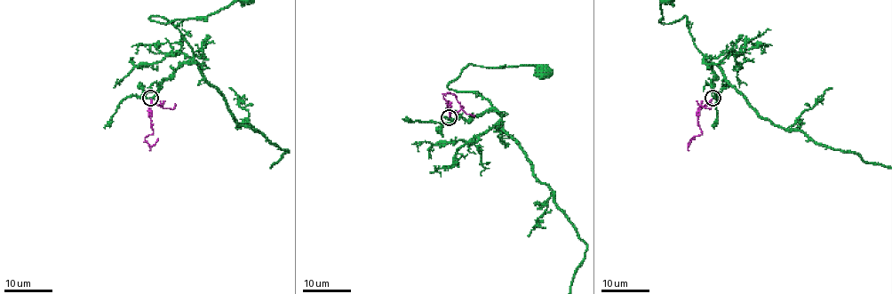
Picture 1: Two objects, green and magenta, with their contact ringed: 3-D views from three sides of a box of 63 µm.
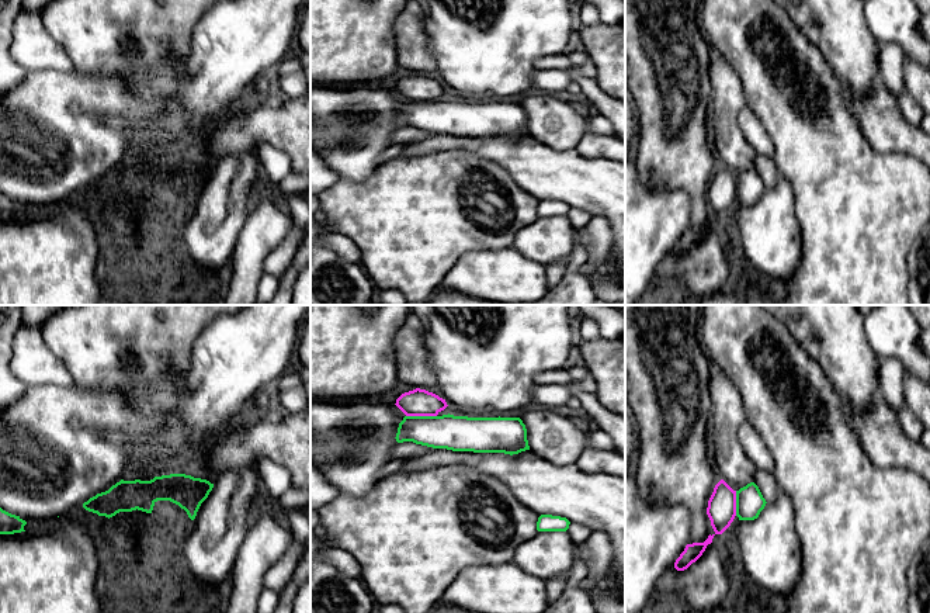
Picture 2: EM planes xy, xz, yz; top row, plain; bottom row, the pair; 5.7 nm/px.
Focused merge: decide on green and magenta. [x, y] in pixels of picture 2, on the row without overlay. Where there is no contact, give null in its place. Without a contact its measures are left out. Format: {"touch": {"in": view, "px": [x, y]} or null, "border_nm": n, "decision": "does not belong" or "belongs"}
{"touch": {"in": "xz", "px": [422, 101]}, "border_nm": 180, "decision": "does not belong"}

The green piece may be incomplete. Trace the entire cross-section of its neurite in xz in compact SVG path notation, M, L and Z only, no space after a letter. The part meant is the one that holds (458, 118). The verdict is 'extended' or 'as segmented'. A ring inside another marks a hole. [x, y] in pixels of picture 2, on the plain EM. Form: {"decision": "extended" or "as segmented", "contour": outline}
{"decision": "as segmented", "contour": "M405 101L395 124L452 136L513 141L530 135L520 103Z"}

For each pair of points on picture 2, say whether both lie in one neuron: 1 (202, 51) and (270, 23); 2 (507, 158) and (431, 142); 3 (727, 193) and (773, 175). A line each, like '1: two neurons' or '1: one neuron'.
1: one neuron
2: one neuron
3: two neurons

